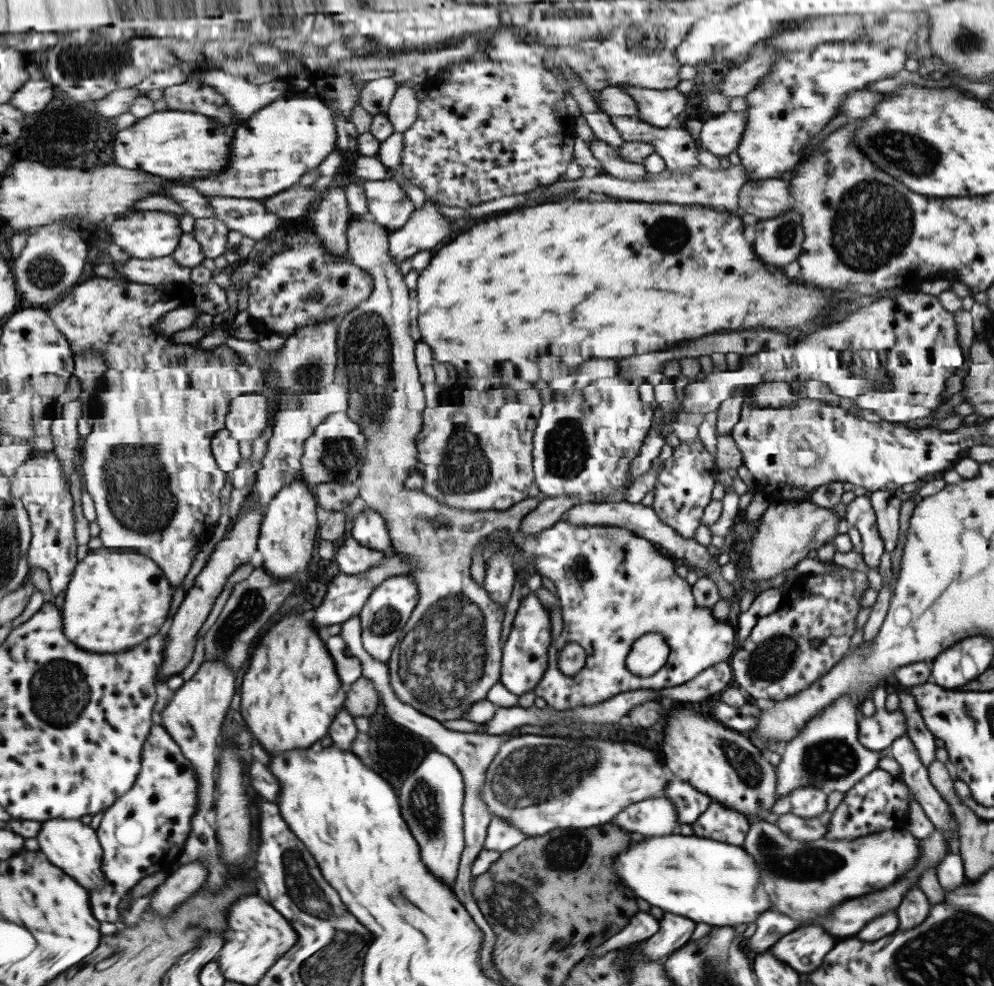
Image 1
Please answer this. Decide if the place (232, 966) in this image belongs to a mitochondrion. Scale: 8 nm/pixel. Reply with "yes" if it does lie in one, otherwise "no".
no

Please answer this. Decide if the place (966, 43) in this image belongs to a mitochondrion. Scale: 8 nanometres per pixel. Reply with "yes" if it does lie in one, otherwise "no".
yes

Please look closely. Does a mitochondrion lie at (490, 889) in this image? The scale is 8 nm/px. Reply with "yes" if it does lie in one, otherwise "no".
yes

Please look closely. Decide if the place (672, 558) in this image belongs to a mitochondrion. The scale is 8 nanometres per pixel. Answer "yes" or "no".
no

